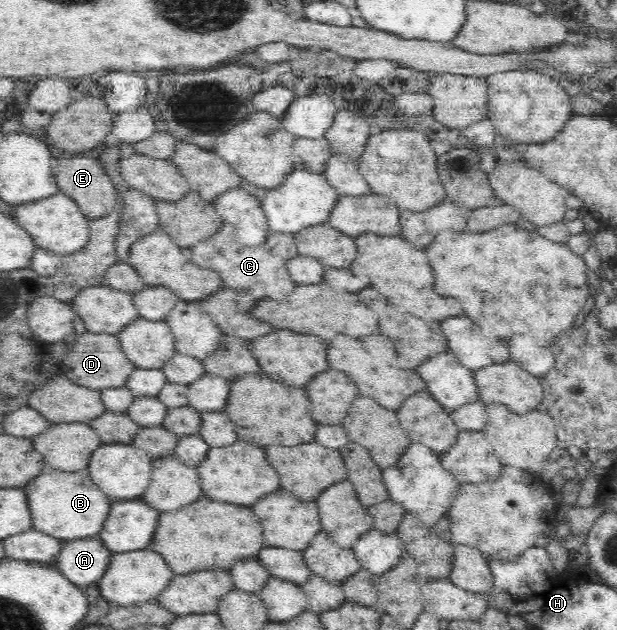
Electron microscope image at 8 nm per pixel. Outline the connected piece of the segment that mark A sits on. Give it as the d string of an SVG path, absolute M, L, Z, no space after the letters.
M97 537L65 544L55 560L55 568L73 585L93 584L108 570L113 552Z

